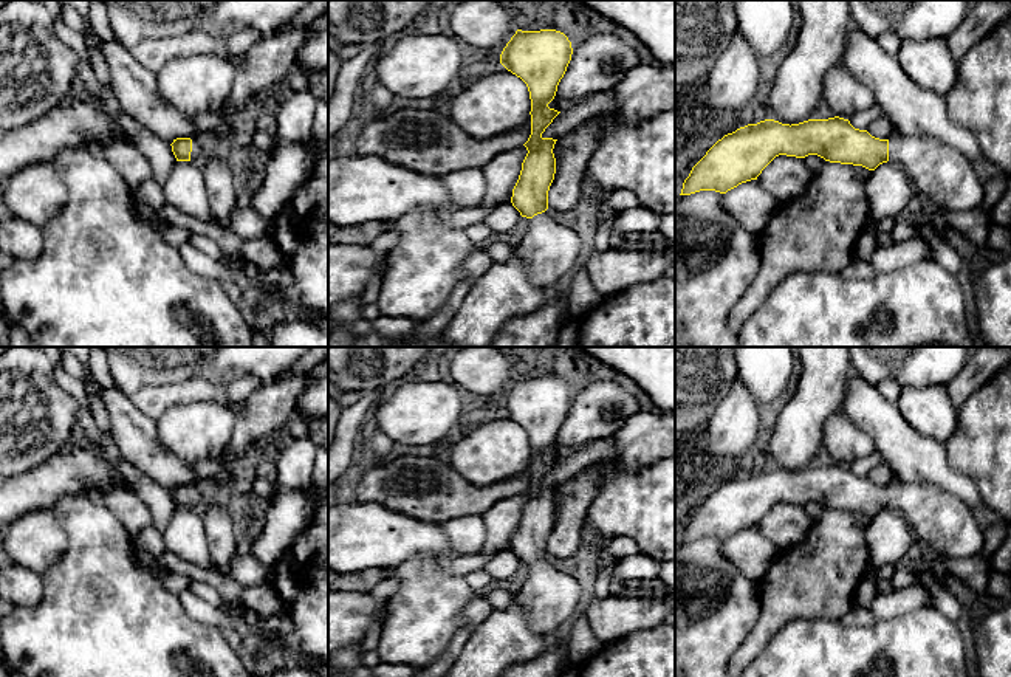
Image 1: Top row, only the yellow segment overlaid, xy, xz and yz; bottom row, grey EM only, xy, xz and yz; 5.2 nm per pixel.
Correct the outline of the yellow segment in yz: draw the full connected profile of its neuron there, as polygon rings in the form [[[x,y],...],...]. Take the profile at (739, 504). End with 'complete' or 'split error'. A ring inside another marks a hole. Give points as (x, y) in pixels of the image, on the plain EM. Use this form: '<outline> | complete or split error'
[[[839,463],[791,473],[765,466],[740,474],[718,486],[692,514],[680,542],[700,538],[726,541],[742,530],[757,527],[779,502],[817,502],[830,510],[869,517],[890,508],[901,513],[918,539],[937,553],[966,559],[986,548],[988,534],[978,528],[972,510],[958,497],[932,485],[900,480],[879,486]]] | split error

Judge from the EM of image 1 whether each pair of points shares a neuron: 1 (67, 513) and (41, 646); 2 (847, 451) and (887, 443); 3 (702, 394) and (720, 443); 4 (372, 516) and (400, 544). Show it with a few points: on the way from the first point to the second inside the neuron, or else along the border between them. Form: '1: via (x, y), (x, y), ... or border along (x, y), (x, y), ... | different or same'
1: via (78, 546), (78, 609), (73, 614) | same
2: border along (850, 420), (872, 439), (877, 451) | different
3: border along (729, 386), (729, 391), (706, 422) | different
4: via (378, 522), (394, 538) | same

